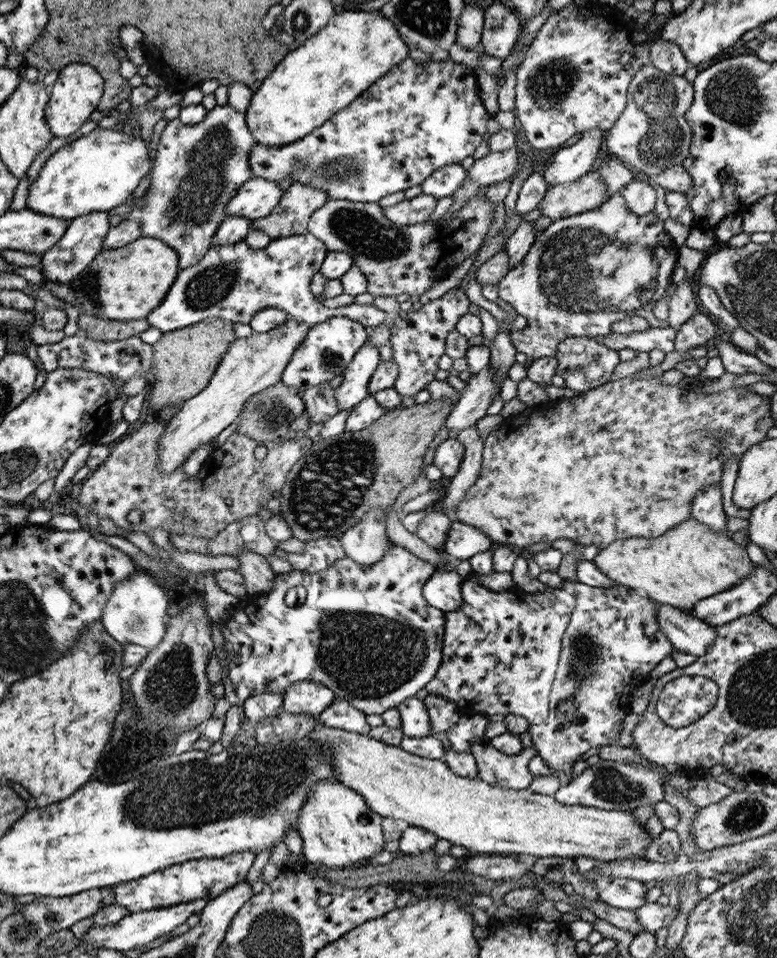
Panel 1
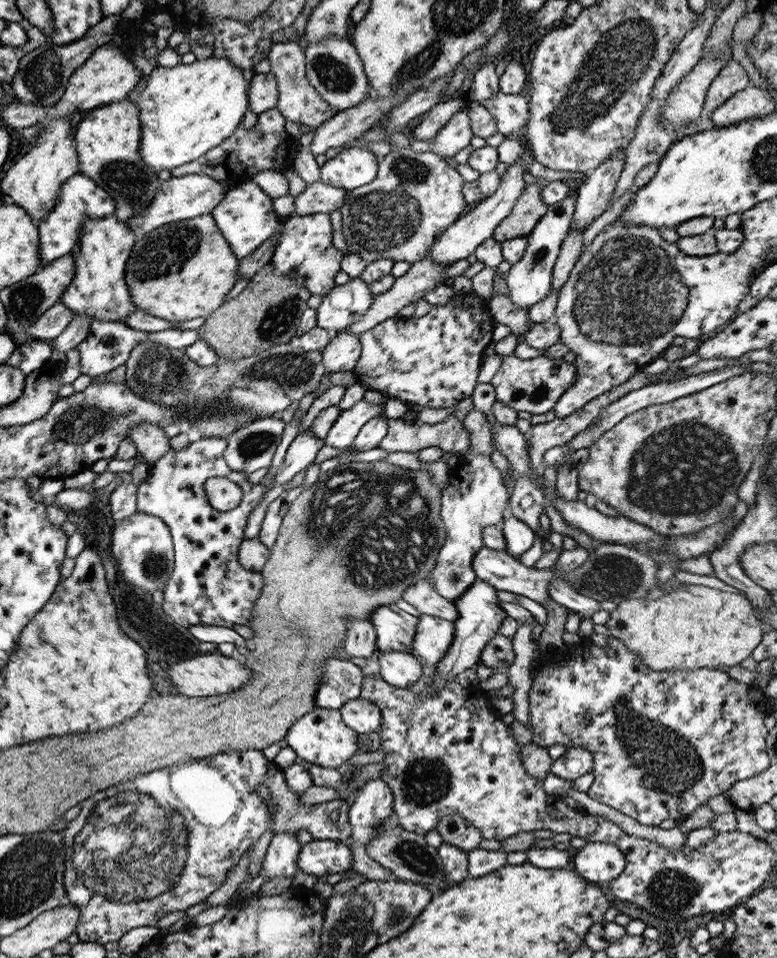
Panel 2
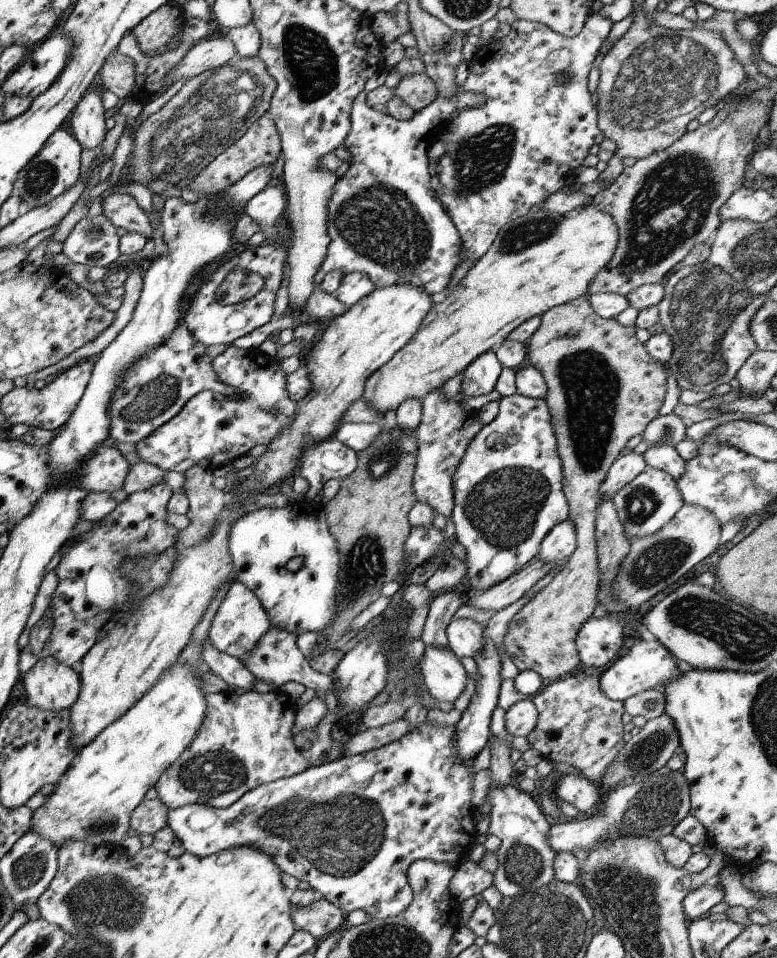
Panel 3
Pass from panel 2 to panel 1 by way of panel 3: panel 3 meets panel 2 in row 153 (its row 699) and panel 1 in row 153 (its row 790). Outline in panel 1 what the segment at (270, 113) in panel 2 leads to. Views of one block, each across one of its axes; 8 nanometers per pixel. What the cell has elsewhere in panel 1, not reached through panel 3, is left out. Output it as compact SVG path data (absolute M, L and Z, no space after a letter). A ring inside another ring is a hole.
M229 103L213 106L197 124L186 125L176 117L161 130L143 207L135 216L141 237L160 240L177 253L179 271L203 258L214 230L225 220L227 202L241 184L253 178L249 154L255 146L257 141L249 133L244 114Z

